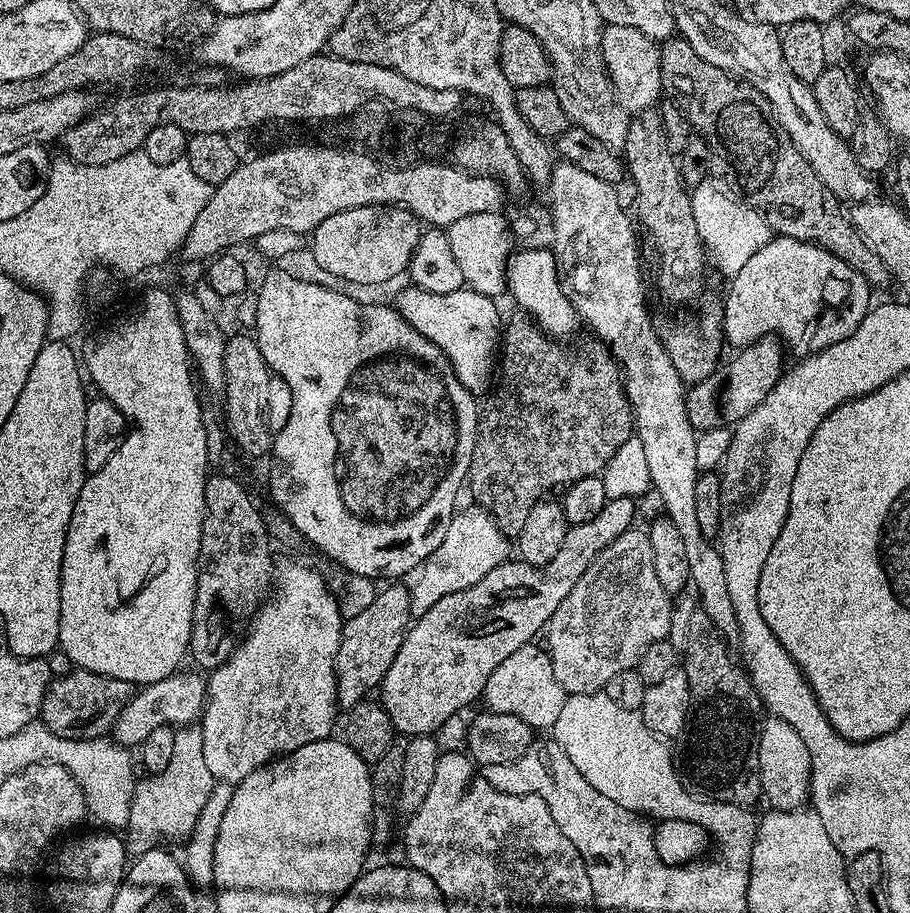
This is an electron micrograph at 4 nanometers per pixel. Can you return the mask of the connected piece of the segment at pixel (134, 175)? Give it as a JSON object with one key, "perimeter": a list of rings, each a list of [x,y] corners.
{"perimeter":[[[132,154],[116,164],[102,166],[102,168],[88,168],[85,164],[79,164],[69,157],[51,161],[47,171],[48,180],[46,188],[39,193],[42,201],[42,234],[44,230],[50,230],[46,234],[56,234],[58,244],[50,244],[54,248],[54,256],[42,256],[34,258],[34,262],[10,262],[8,275],[17,283],[41,294],[48,306],[47,339],[57,340],[66,337],[70,332],[78,330],[78,308],[76,308],[76,296],[78,296],[78,284],[84,274],[84,270],[100,259],[118,264],[122,270],[138,270],[142,268],[148,258],[160,260],[168,250],[172,250],[184,236],[190,220],[201,210],[212,195],[213,185],[203,182],[198,176],[192,180],[186,180],[187,171],[180,170],[184,166],[157,167],[152,164],[140,164],[138,154]]]}

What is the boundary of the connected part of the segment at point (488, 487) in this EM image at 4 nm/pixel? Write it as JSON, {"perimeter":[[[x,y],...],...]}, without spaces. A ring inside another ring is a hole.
{"perimeter":[[[423,286],[413,287],[406,289],[397,298],[396,302],[394,302],[394,308],[400,313],[402,319],[413,328],[416,334],[424,336],[435,351],[440,351],[448,359],[448,364],[452,367],[452,372],[456,375],[457,382],[476,399],[476,408],[480,411],[476,416],[476,441],[472,444],[472,457],[469,458],[468,465],[466,465],[466,472],[472,475],[472,485],[469,486],[467,491],[470,493],[470,496],[477,500],[475,503],[496,521],[497,526],[504,533],[505,537],[519,537],[522,526],[526,522],[526,516],[530,514],[531,508],[537,501],[543,501],[549,495],[547,492],[551,488],[556,488],[559,484],[568,486],[573,481],[582,479],[586,474],[599,473],[608,458],[615,452],[617,445],[620,445],[629,437],[630,409],[624,405],[626,400],[620,400],[620,392],[616,392],[616,384],[612,384],[612,380],[616,380],[616,377],[622,374],[621,370],[618,368],[612,372],[612,367],[617,365],[617,363],[612,361],[611,364],[608,364],[609,360],[612,359],[611,356],[606,360],[592,360],[590,350],[584,350],[578,356],[563,354],[554,345],[557,343],[549,339],[545,333],[534,330],[531,323],[522,325],[516,333],[504,333],[504,320],[500,317],[500,308],[496,305],[498,304],[497,301],[491,296],[483,296],[482,293],[475,292],[469,286],[461,286],[462,288],[456,288],[453,292],[449,292],[449,290],[429,292]]]}

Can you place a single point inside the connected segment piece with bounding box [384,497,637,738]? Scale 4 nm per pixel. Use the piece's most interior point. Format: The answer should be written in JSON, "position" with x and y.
{"position":[452,648]}

